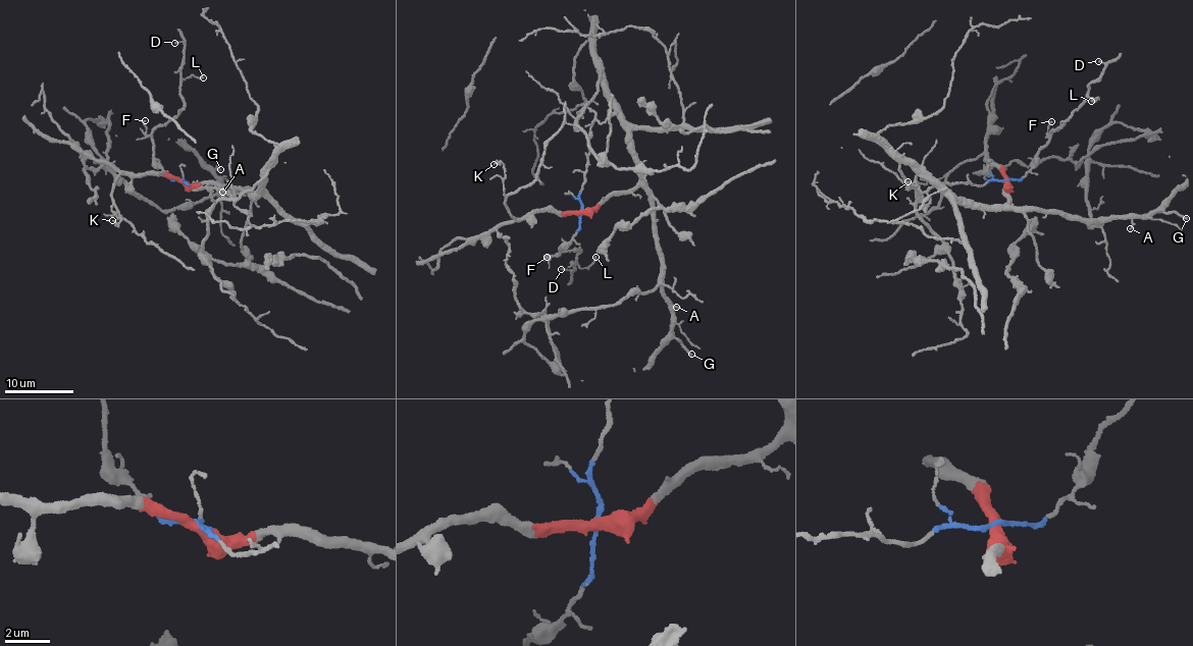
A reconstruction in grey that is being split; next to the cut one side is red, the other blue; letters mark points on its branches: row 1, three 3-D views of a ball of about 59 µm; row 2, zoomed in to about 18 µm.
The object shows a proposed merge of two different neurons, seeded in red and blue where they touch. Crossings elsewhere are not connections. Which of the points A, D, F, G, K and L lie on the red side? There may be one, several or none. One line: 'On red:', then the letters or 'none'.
On red: A, G, K

